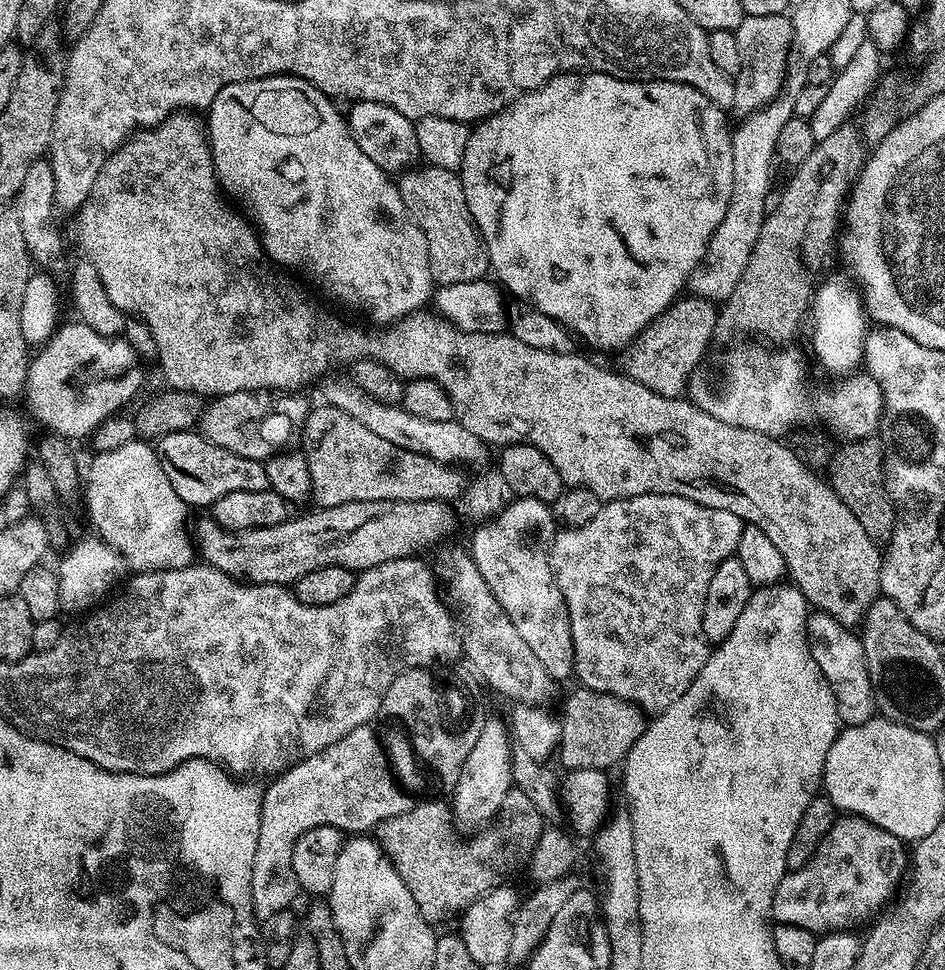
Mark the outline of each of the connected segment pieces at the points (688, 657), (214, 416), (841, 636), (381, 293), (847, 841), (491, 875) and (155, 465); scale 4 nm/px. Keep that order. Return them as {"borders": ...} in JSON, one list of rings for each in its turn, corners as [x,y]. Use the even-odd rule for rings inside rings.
{"borders":[[[[642,494],[625,500],[609,500],[598,514],[598,518],[586,522],[586,526],[577,528],[565,527],[552,540],[552,549],[547,549],[548,565],[552,568],[552,576],[556,579],[558,590],[566,602],[566,610],[570,614],[570,634],[574,638],[574,656],[576,666],[574,676],[583,687],[598,690],[606,694],[614,694],[631,704],[637,704],[645,710],[663,710],[669,708],[700,676],[702,666],[706,666],[710,655],[710,641],[704,637],[702,630],[702,610],[706,606],[706,590],[710,590],[710,578],[714,578],[714,570],[723,562],[735,557],[736,548],[740,545],[745,530],[745,523],[739,520],[730,510],[714,510],[710,506],[702,506],[698,502],[690,502],[690,498],[678,498],[674,494]]],[[[239,392],[209,399],[203,405],[198,421],[198,432],[206,442],[230,450],[242,458],[265,461],[285,447],[292,436],[292,420],[284,412],[268,412],[263,399],[250,392]]],[[[816,610],[809,615],[806,622],[806,638],[818,670],[830,682],[838,706],[840,723],[844,726],[865,724],[877,715],[876,699],[866,666],[866,654],[859,635],[849,625],[838,622],[830,614]]],[[[267,76],[261,80],[234,82],[218,90],[214,102],[206,109],[206,115],[208,115],[208,120],[206,116],[208,144],[212,148],[212,160],[220,187],[247,213],[251,223],[259,229],[258,235],[264,245],[264,251],[273,265],[291,270],[293,273],[305,272],[314,283],[321,284],[330,295],[337,296],[342,303],[349,304],[352,308],[361,308],[362,311],[369,312],[376,322],[398,321],[411,312],[421,311],[427,305],[424,303],[427,300],[429,303],[433,299],[434,281],[430,274],[430,258],[424,231],[410,219],[404,199],[400,197],[397,181],[389,173],[374,166],[374,162],[370,162],[366,154],[362,154],[358,142],[354,142],[347,119],[335,110],[333,97],[297,76]]],[[[853,814],[837,815],[814,854],[801,868],[793,868],[778,882],[771,919],[776,924],[802,926],[817,934],[848,934],[868,924],[896,892],[896,872],[904,868],[905,841],[879,828],[874,822]]],[[[513,790],[506,794],[506,798],[502,798],[500,811],[491,823],[481,827],[484,829],[477,836],[463,840],[456,833],[457,821],[454,819],[453,809],[445,801],[444,804],[440,800],[428,800],[425,804],[413,803],[412,808],[406,810],[406,814],[381,820],[374,829],[374,839],[381,852],[406,886],[406,890],[410,890],[410,894],[414,896],[414,902],[418,902],[418,910],[424,921],[433,926],[439,926],[451,916],[459,917],[471,904],[478,902],[494,889],[507,885],[511,881],[508,879],[523,864],[525,867],[531,861],[532,851],[538,846],[540,835],[546,827],[546,821],[538,806],[534,806],[534,802],[530,802],[524,792]]],[[[134,439],[129,442],[126,446],[118,446],[118,450],[110,450],[109,452],[97,452],[95,455],[91,457],[92,465],[89,468],[86,468],[86,483],[83,485],[83,499],[86,501],[86,505],[88,504],[88,516],[92,519],[92,524],[94,527],[97,528],[100,533],[98,533],[99,539],[102,540],[104,543],[110,545],[118,555],[120,555],[121,560],[124,561],[125,565],[129,569],[133,568],[131,571],[136,574],[147,574],[149,572],[170,572],[174,571],[176,568],[186,568],[189,567],[193,563],[192,560],[192,552],[194,556],[194,536],[193,533],[190,531],[190,524],[188,528],[188,512],[190,512],[189,505],[186,505],[182,502],[182,498],[178,498],[178,493],[174,490],[174,486],[170,486],[170,478],[166,478],[166,470],[162,470],[162,462],[160,461],[160,453],[157,451],[155,447],[151,443],[148,442],[141,442],[139,439]]]]}

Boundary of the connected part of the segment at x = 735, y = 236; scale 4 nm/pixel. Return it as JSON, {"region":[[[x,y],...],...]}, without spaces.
{"region":[[[785,102],[779,106],[769,110],[761,110],[753,113],[749,120],[750,122],[741,126],[740,129],[735,129],[732,138],[732,157],[734,158],[734,186],[732,187],[732,193],[730,194],[730,206],[726,206],[726,214],[722,217],[722,222],[718,222],[718,226],[714,230],[712,237],[710,238],[708,245],[704,250],[704,256],[701,257],[699,263],[696,265],[694,271],[694,280],[696,278],[696,292],[695,295],[701,300],[709,302],[723,302],[730,298],[730,294],[734,294],[734,286],[738,286],[738,278],[742,278],[742,274],[746,270],[746,262],[750,262],[750,254],[754,250],[754,242],[758,242],[758,234],[762,230],[762,222],[764,217],[770,208],[770,196],[768,200],[768,191],[772,188],[772,164],[774,165],[774,157],[776,155],[776,143],[778,142],[778,130],[782,130],[782,126],[786,126],[786,122],[794,114],[791,103]]]}

